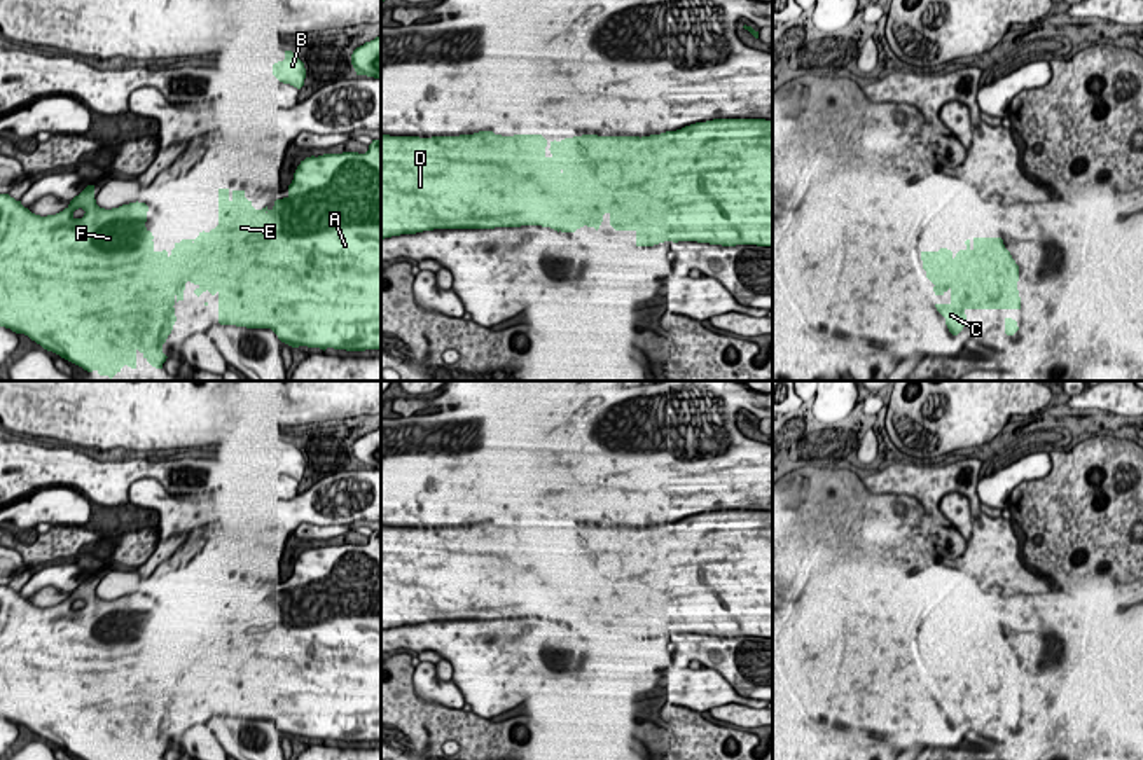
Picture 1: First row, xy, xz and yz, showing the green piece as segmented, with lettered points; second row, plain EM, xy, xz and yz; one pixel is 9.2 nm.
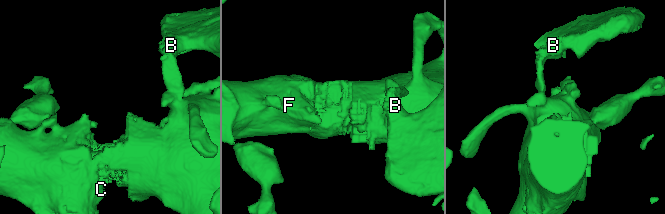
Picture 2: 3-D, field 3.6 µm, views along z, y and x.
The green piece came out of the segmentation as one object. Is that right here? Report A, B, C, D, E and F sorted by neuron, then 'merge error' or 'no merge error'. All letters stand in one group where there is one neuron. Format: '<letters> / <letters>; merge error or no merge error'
A B C D E F; no merge error

